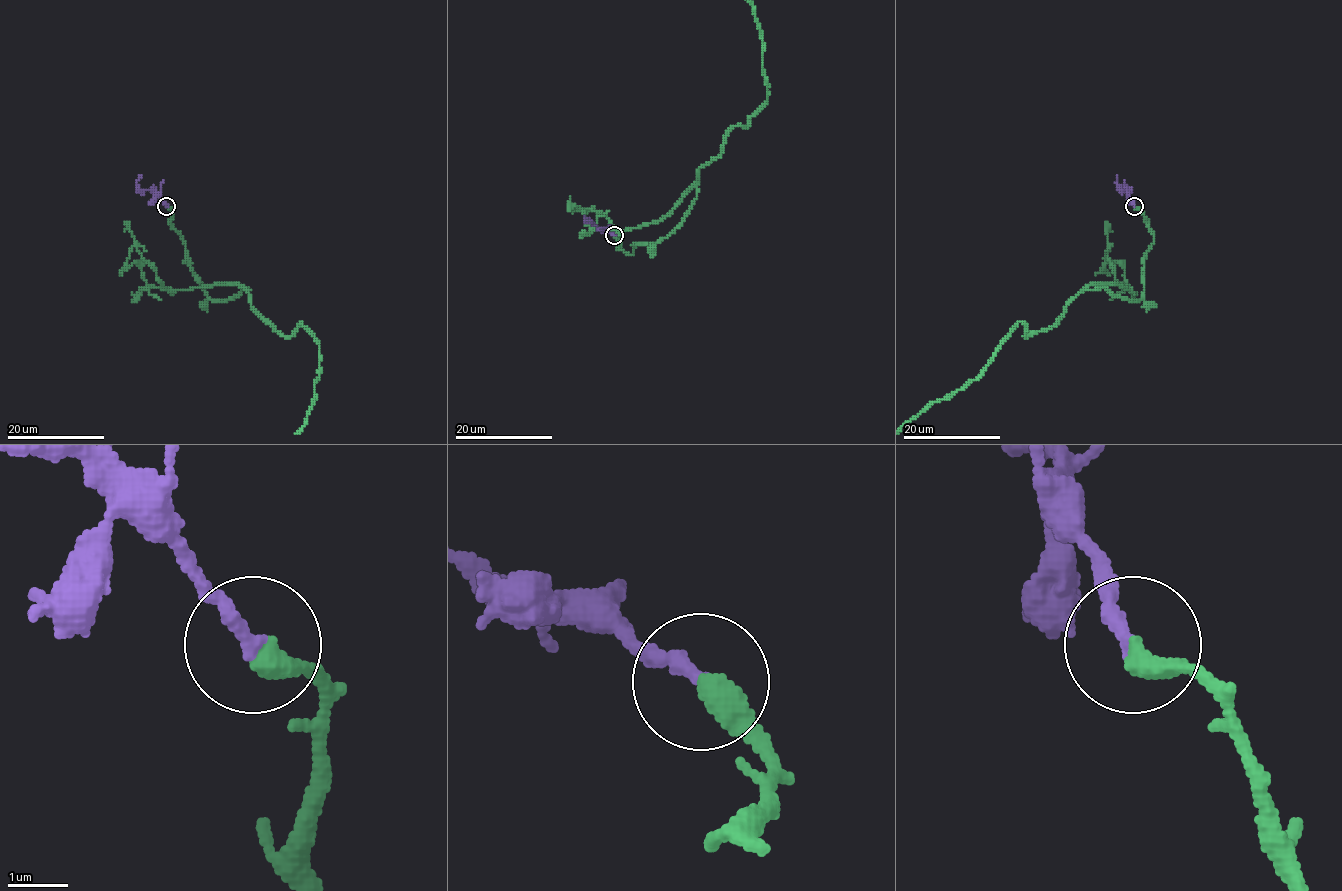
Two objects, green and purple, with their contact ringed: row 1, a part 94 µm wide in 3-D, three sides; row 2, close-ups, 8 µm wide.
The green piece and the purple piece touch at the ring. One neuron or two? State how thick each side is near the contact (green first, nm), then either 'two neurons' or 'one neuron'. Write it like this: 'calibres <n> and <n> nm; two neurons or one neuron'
calibres 420 and 260 nm; one neuron

